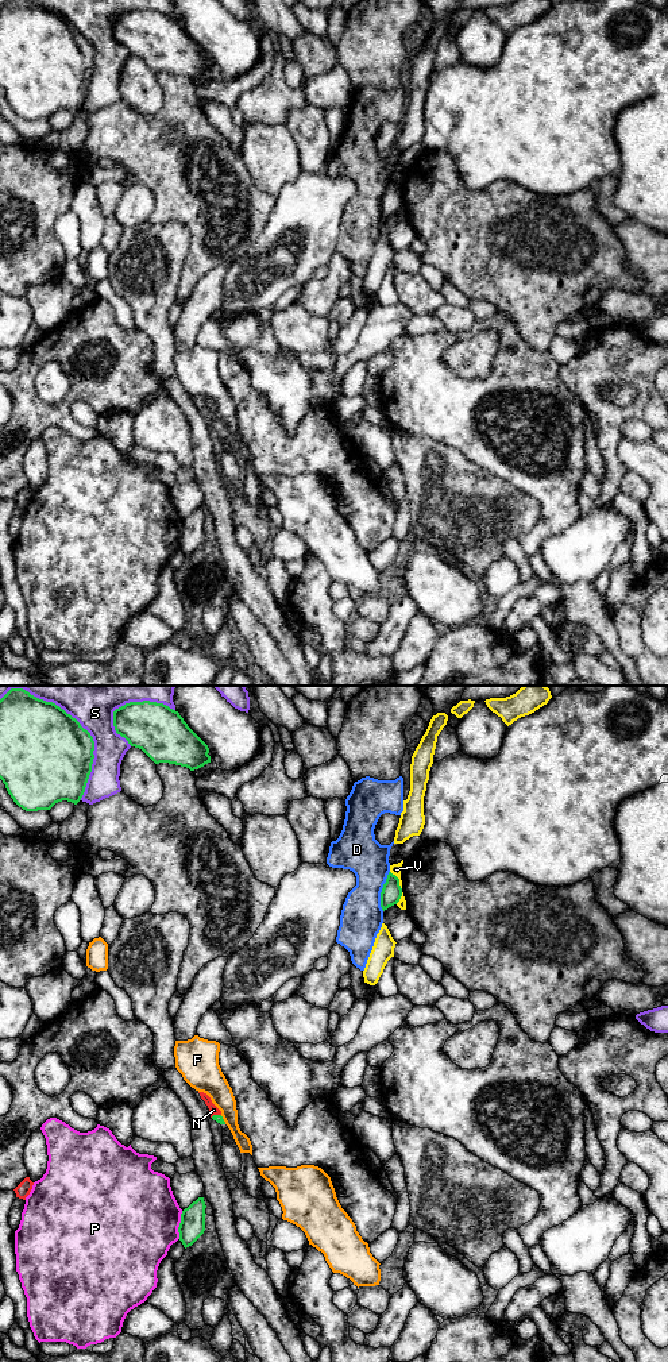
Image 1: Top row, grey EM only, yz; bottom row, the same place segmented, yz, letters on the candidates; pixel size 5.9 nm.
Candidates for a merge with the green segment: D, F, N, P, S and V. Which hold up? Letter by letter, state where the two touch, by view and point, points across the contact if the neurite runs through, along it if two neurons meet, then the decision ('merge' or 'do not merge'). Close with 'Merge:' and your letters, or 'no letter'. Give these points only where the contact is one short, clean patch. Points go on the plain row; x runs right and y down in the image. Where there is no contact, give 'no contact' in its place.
D: yz (382, 200) | do not merge
F: yz (223, 428) | do not merge
N: yz (215, 424) | across yz (217, 427), (215, 424), (213, 419) | merge
P: yz (180, 533) | do not merge
S: yz (91, 45) | do not merge
V: yz (398, 189) | along yz (390, 180), (398, 188), (401, 197) | do not merge
Merge: N

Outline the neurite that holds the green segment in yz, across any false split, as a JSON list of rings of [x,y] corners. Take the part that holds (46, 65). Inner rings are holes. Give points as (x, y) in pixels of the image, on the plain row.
[[[8,0],[0,8],[0,88],[23,119],[50,119],[62,109],[77,113],[92,81],[93,59],[90,42],[55,12],[28,0]]]

